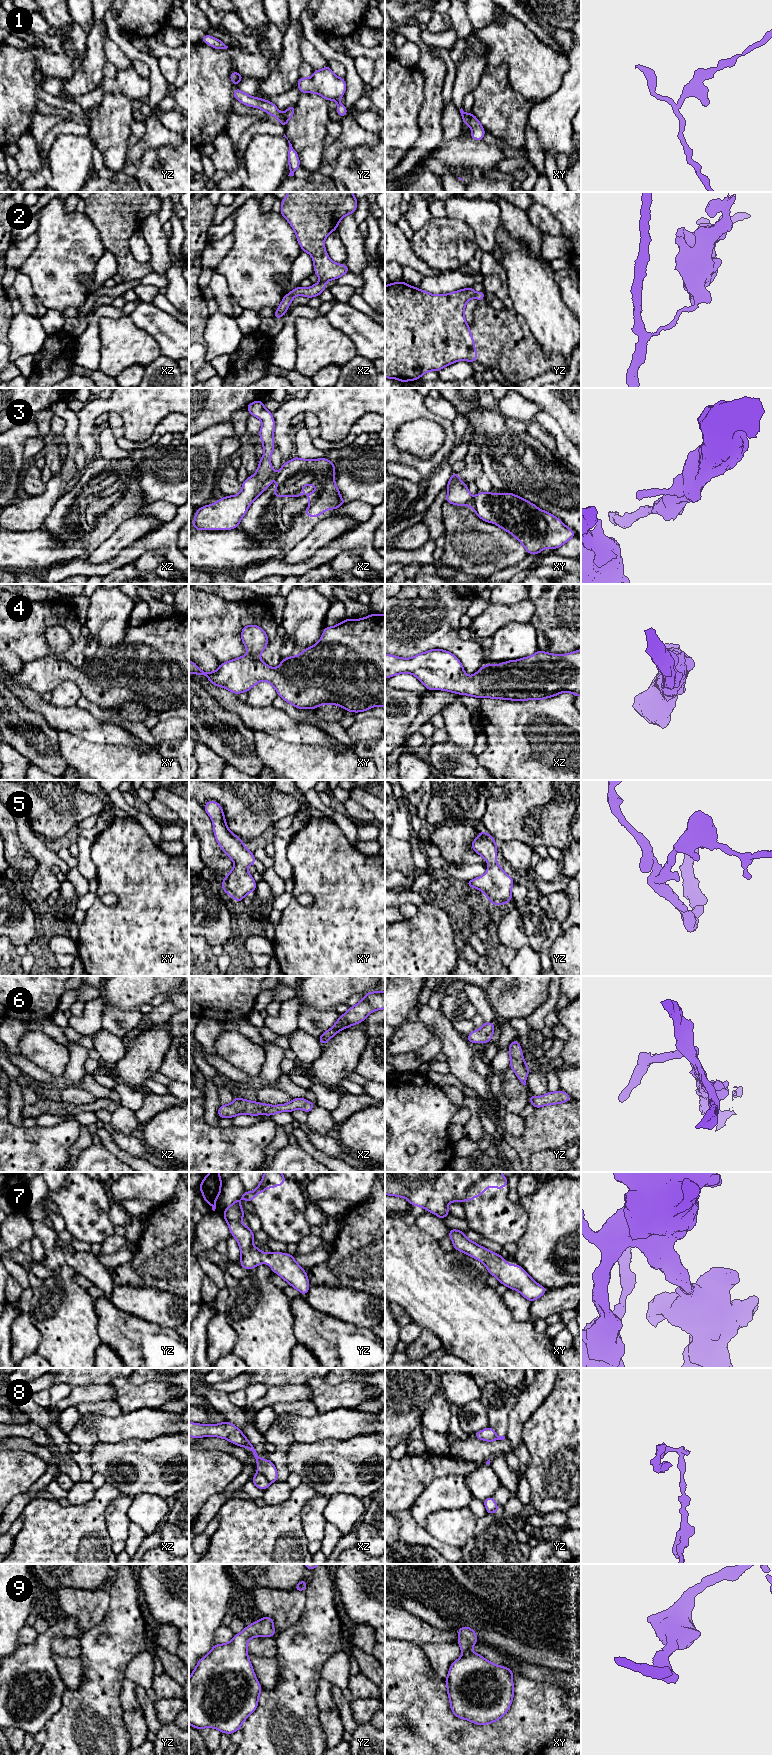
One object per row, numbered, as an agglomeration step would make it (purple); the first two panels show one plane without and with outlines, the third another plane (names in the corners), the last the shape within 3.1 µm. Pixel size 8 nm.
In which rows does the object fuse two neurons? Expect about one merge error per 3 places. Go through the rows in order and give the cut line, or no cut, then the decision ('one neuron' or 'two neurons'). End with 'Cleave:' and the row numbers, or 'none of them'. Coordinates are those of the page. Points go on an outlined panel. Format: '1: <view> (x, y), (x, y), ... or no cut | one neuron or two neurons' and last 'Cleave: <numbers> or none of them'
1: xy (472, 114), (467, 124) | two neurons
2: yz (476, 293), (474, 297) | two neurons
3: xy (472, 498), (469, 504) | two neurons
4: no cut | one neuron
5: no cut | one neuron
6: no cut | one neuron
7: no cut | one neuron
8: xz (257, 1470), (270, 1483) | two neurons
9: no cut | one neuron
Cleave: 1, 2, 3, 8

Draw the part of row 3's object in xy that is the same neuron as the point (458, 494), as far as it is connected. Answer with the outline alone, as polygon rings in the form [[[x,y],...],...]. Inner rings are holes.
[[[453,472],[447,484],[447,496],[445,502],[457,506],[469,506],[472,496],[468,486],[458,477],[458,472]]]

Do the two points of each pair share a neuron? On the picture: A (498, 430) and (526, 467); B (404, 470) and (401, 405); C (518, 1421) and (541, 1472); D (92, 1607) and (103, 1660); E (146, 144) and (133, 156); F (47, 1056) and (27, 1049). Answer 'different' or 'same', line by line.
A: same
B: different
C: different
D: different
E: same
F: same

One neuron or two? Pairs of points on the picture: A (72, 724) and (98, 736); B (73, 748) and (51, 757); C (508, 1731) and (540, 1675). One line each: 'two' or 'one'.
A: one
B: two
C: two

